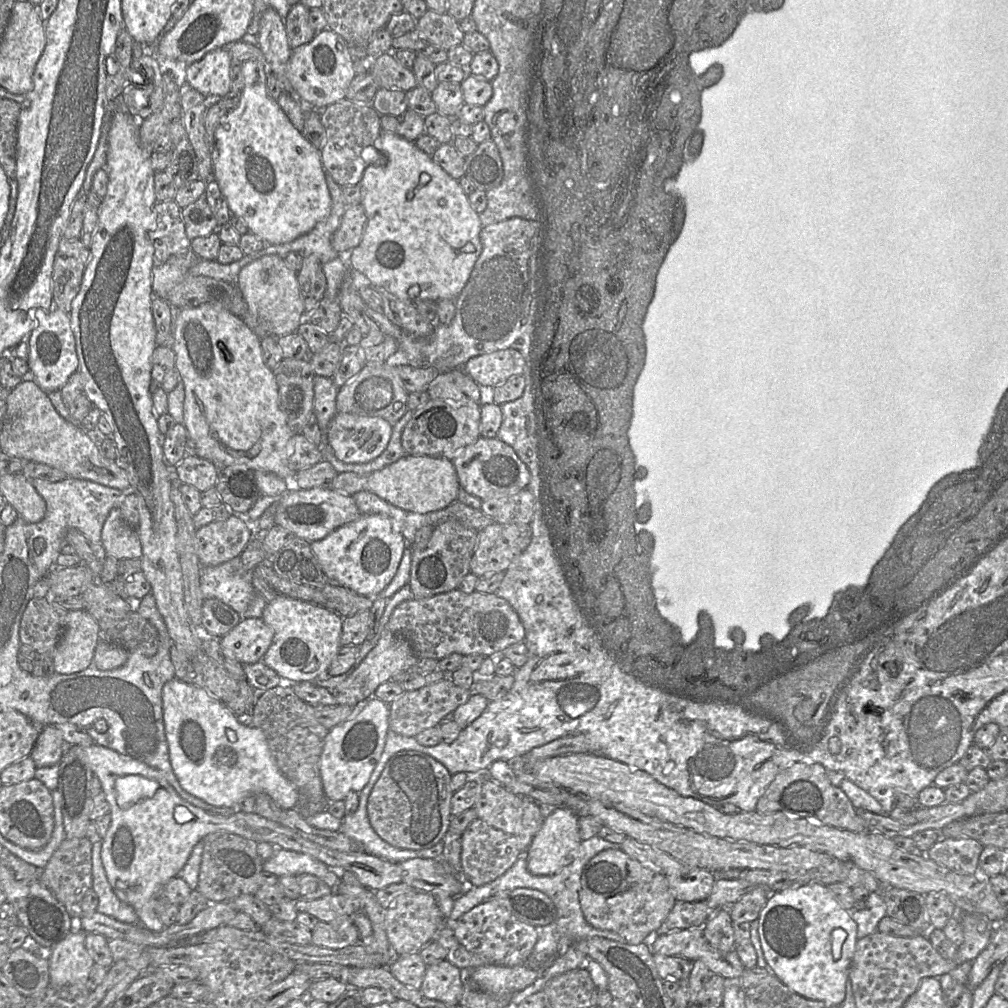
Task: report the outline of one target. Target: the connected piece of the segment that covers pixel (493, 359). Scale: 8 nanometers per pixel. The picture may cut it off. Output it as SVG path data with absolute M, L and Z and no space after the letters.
M508 348L474 356L462 369L483 390L493 390L510 377L522 375L524 359L519 351Z

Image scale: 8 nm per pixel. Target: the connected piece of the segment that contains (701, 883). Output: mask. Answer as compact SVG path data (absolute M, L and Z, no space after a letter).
M627 836L620 849L663 874L676 901L706 901L712 892L716 877L708 870L689 867L667 853Z

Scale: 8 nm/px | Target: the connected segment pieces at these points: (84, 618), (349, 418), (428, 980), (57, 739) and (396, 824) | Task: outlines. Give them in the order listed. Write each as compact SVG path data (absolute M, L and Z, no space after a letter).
M68 611L65 631L54 652L55 672L73 674L87 669L100 639L101 629L87 611Z
M338 412L328 426L326 440L338 460L345 463L366 463L380 456L386 449L392 427L380 417Z
M447 959L427 966L421 985L422 993L447 1005L459 1004L463 990L463 971Z
M45 725L30 754L37 768L59 764L67 744L55 725Z
M413 750L394 754L375 783L367 804L369 822L385 842L408 850L426 850L442 840L451 820L451 774L431 756Z

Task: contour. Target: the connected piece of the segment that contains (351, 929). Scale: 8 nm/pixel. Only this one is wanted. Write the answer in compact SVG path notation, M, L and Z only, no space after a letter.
M318 921L312 930L312 944L339 949L359 942L359 931L352 921L347 924L332 925Z

